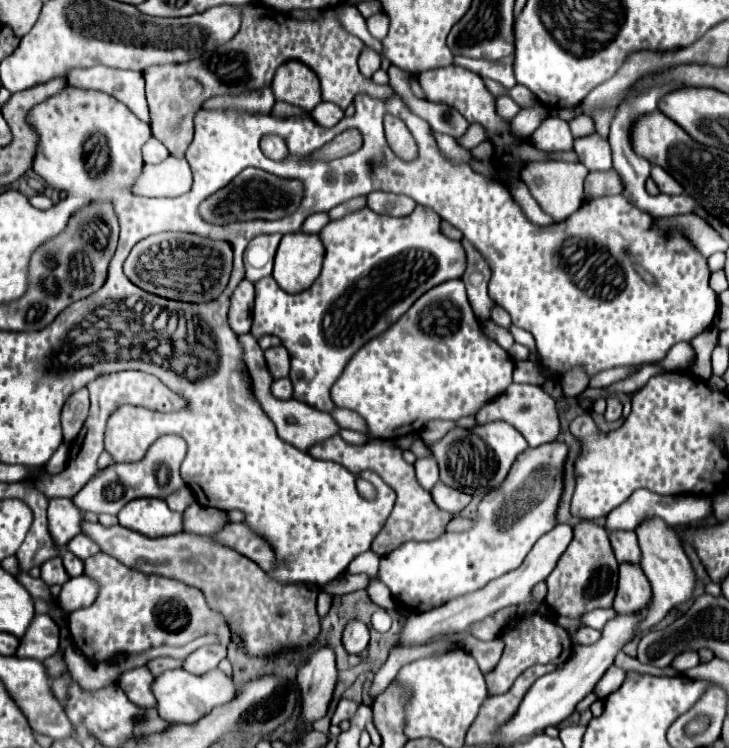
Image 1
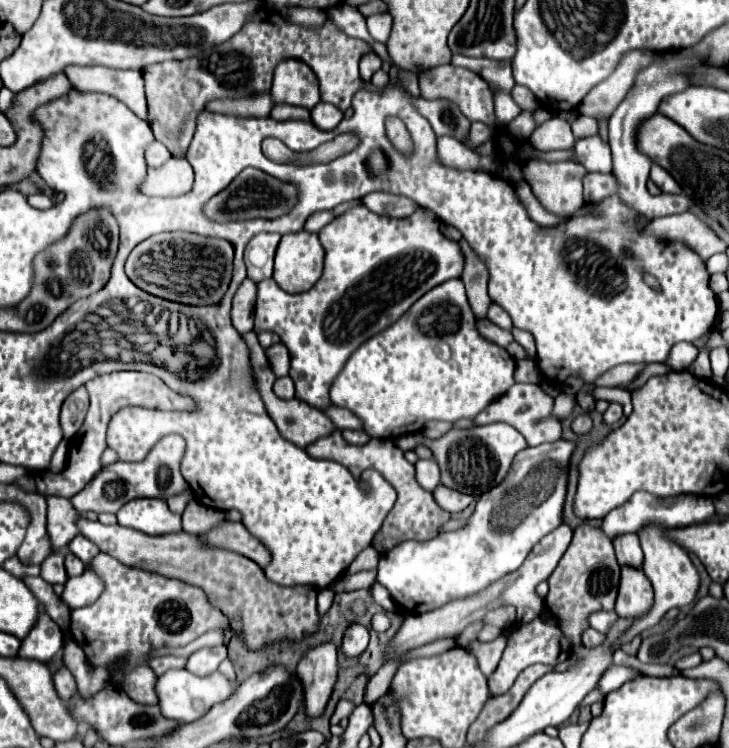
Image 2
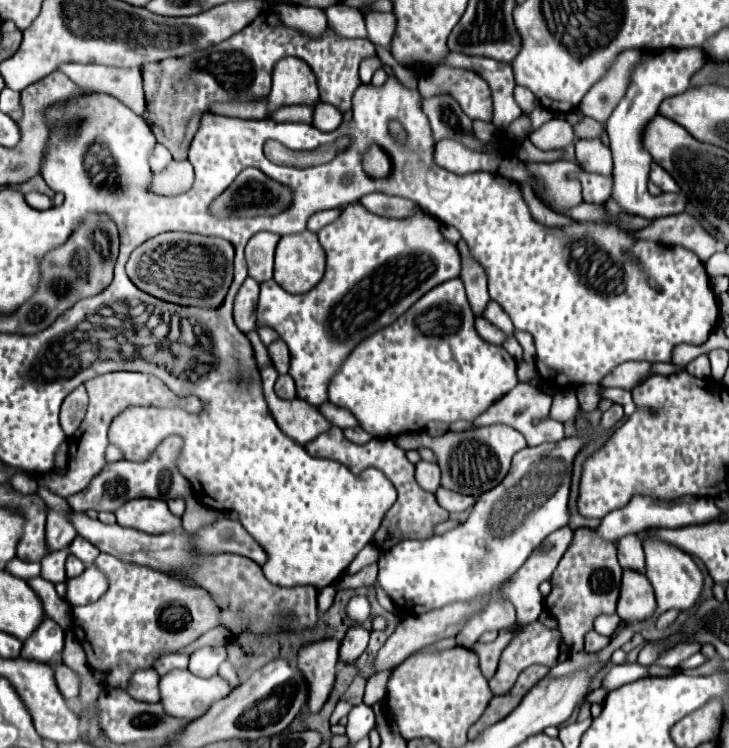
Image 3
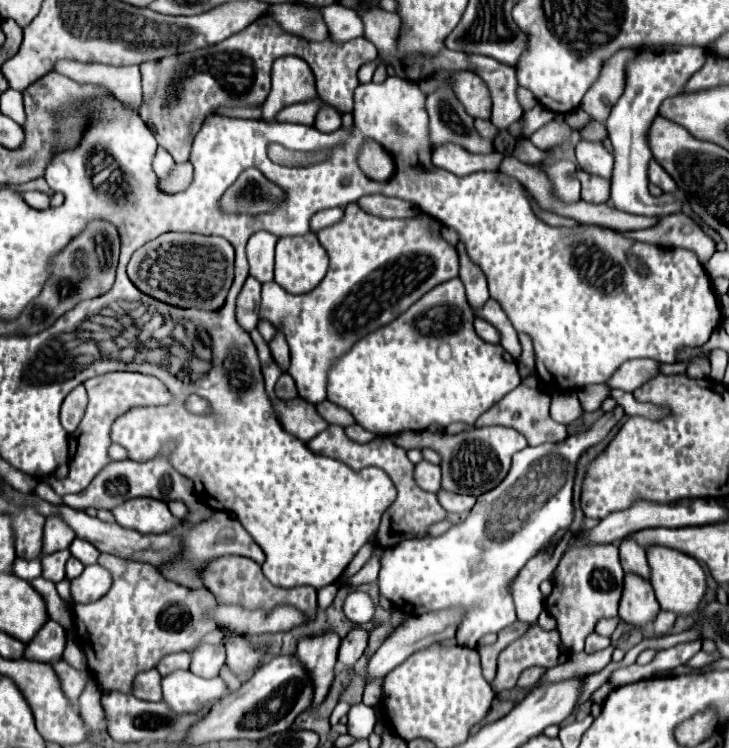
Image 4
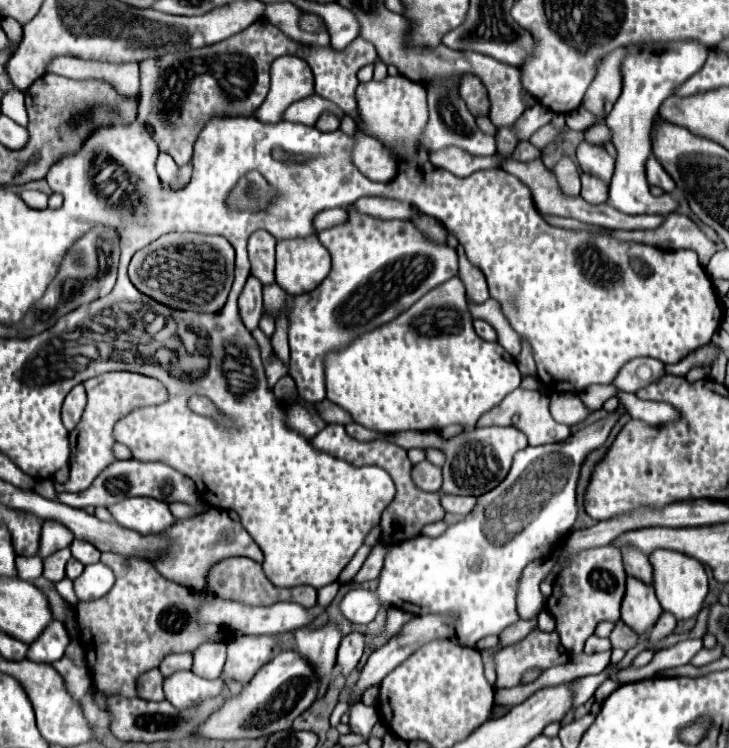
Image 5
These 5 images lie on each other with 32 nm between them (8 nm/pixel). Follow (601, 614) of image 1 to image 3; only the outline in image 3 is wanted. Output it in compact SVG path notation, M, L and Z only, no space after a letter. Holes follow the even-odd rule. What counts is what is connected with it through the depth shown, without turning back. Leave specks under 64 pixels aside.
M614 614L614 616L598 616L596 618L596 624L594 624L594 630L598 634L604 634L604 636L612 636L614 630L618 628L620 624L620 618Z

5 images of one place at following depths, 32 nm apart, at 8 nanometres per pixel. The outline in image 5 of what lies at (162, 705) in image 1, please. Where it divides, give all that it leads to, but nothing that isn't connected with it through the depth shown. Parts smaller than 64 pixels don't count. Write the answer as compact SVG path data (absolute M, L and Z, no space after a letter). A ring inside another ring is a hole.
M176 672L164 680L164 694L166 700L176 708L188 708L192 704L200 704L208 696L216 696L224 688L224 682L218 680L204 680L194 672Z

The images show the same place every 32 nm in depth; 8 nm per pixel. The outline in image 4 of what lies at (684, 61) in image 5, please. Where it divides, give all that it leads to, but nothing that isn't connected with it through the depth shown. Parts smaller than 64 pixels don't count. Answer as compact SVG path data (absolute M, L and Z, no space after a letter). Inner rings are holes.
M666 44L654 48L636 48L634 58L626 64L626 88L616 106L612 108L606 128L610 134L610 142L614 146L614 174L612 174L612 192L610 204L628 214L644 214L644 216L668 216L680 212L680 200L674 194L652 196L648 192L648 160L652 158L648 146L648 130L658 114L662 100L680 94L680 88L688 82L688 78L704 66L708 58L708 50L702 46L682 46L682 44Z

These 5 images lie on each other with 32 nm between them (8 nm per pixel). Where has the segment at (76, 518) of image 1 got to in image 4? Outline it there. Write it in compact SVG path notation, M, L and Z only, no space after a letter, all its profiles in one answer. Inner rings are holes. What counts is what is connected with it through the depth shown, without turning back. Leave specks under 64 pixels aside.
M40 482L38 486L36 486L36 490L34 490L40 498L44 498L44 500L48 500L48 502L52 502L52 504L56 504L56 502L62 502L60 500L60 496L50 488L50 484L48 482ZM46 518L46 524L44 524L44 548L42 548L42 554L52 554L56 550L64 550L72 544L74 540L74 532L66 528L64 520L60 518Z

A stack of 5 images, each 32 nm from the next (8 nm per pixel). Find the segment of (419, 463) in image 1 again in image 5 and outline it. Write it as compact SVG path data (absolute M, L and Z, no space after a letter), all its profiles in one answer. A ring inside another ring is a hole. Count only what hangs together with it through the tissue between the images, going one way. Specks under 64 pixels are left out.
M424 460L412 468L412 480L420 490L434 492L434 490L440 490L440 486L442 486L442 472L440 472L440 468L436 468L428 460ZM422 466L426 466L426 468L422 468Z

